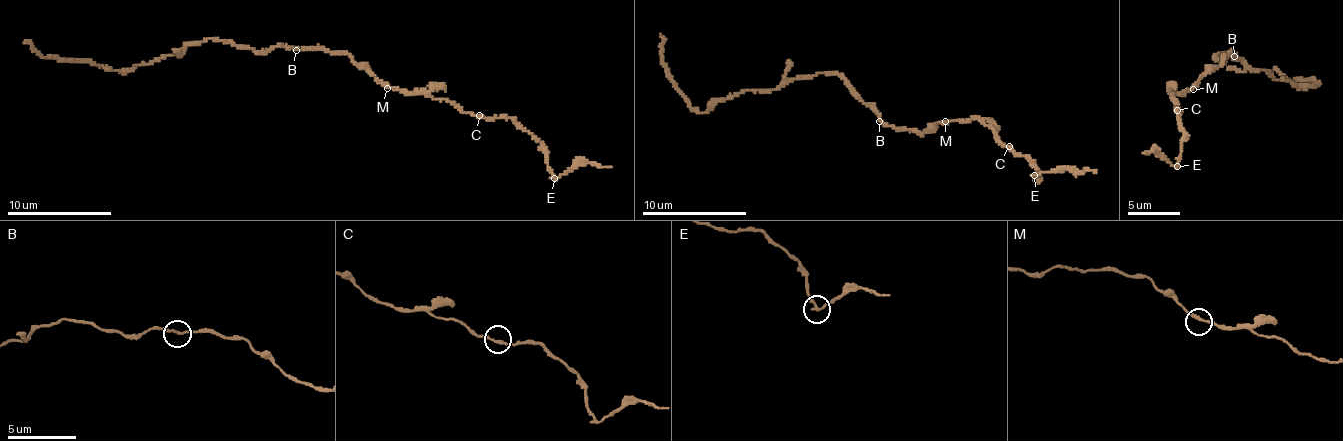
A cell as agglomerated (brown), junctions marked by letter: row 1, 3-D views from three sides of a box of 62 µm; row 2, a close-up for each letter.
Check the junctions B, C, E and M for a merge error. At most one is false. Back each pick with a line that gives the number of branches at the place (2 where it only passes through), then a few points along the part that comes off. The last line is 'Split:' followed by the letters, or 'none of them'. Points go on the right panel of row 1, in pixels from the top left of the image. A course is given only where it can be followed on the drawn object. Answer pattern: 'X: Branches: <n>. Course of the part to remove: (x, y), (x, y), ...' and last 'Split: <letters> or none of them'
E: Branches: 2. Course of the part to remove: (1177, 166), (1161, 159), (1155, 150), (1145, 153)
Split: E

